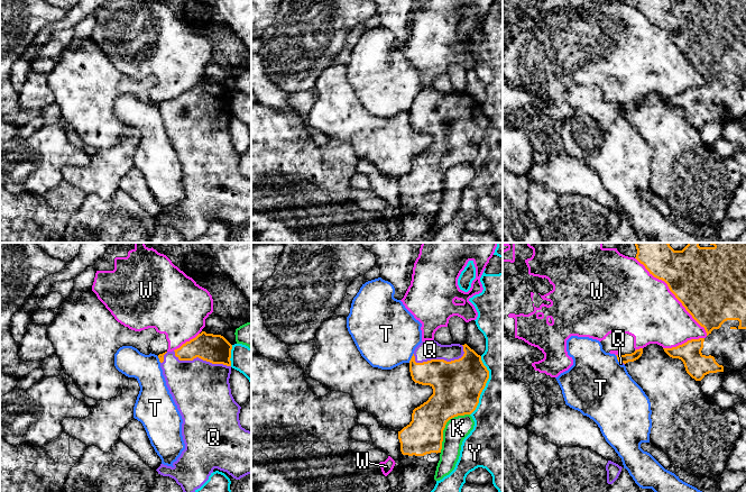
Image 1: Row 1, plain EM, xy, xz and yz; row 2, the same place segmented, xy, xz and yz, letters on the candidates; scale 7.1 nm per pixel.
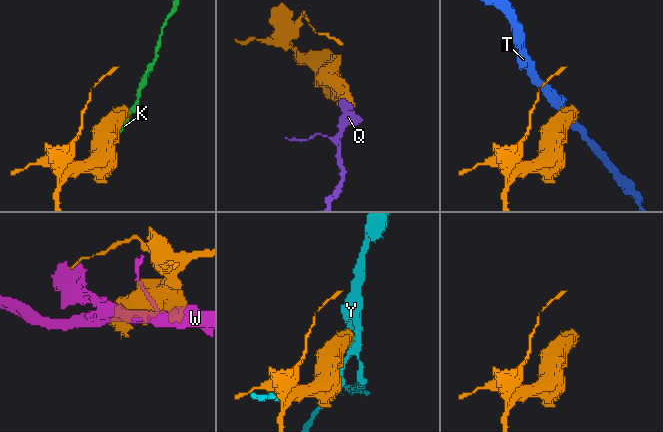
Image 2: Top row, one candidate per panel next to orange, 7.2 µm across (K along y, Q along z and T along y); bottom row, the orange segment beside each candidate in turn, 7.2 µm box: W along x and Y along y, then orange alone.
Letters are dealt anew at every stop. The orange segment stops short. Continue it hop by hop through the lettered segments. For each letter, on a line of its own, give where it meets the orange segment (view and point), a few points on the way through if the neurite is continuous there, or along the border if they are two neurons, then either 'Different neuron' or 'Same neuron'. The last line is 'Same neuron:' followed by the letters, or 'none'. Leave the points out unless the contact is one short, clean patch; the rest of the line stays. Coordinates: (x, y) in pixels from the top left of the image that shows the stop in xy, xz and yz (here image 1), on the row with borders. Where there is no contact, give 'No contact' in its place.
K: Touches orange at xz (444, 426). Different neuron
Q: Touches orange at xz (436, 360). Same neuron
T: Touches orange at xz (412, 357). Boundary: xz (413, 353), (408, 362). Different neuron
W: Touches orange at yz (673, 293). Different neuron
Y: Touches orange at xz (485, 385). Different neuron
Same neuron: Q

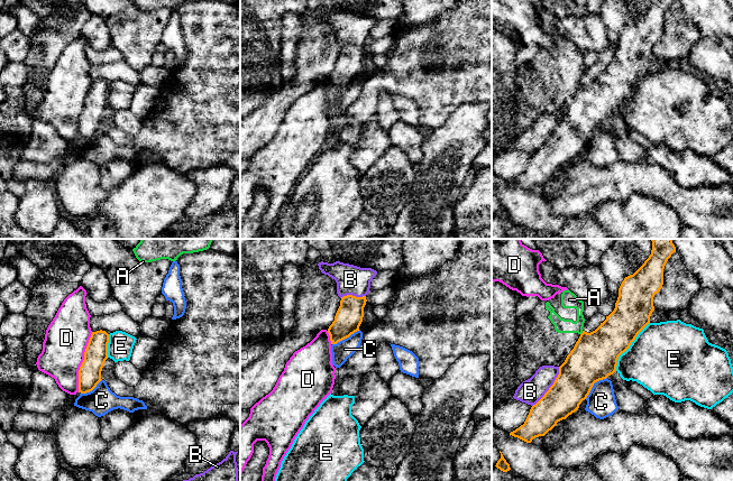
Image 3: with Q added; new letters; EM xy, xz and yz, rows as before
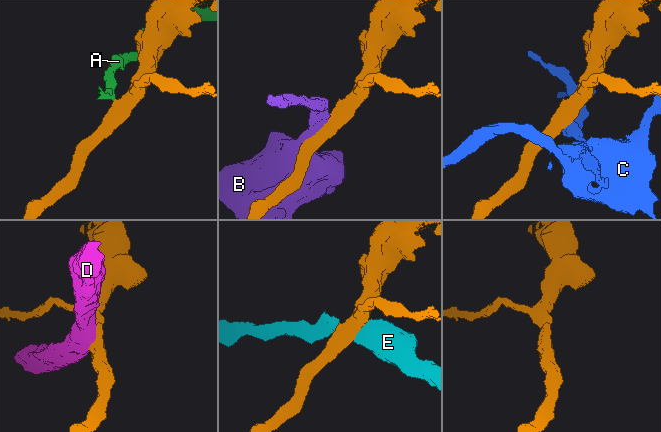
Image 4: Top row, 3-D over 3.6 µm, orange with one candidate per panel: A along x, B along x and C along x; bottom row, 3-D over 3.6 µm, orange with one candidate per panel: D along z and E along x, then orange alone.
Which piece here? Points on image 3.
A: Touches orange at yz (582, 333). Boundary: yz (583, 331), (580, 334). Different neuron
B: Touches orange at yz (550, 387). Different neuron
C: Touches orange at yz (593, 385). Boundary: yz (606, 377), (597, 380), (585, 398). Different neuron
D: Touches orange at xy (82, 362). Different neuron
E: Touches orange at yz (629, 347). Different neuron
Same neuron: none

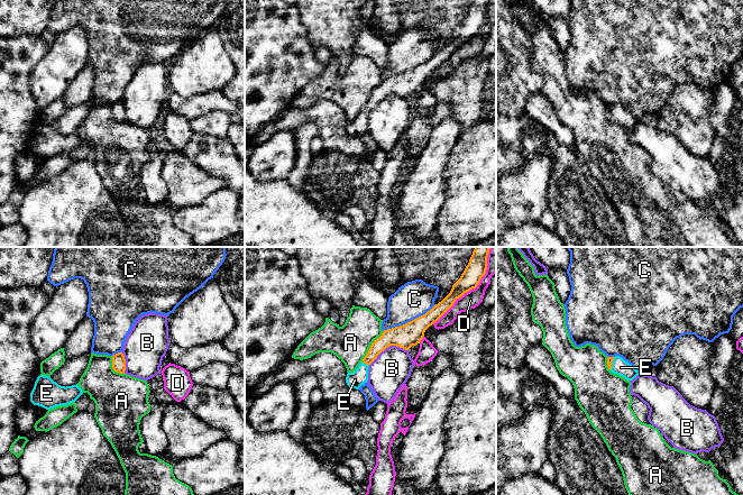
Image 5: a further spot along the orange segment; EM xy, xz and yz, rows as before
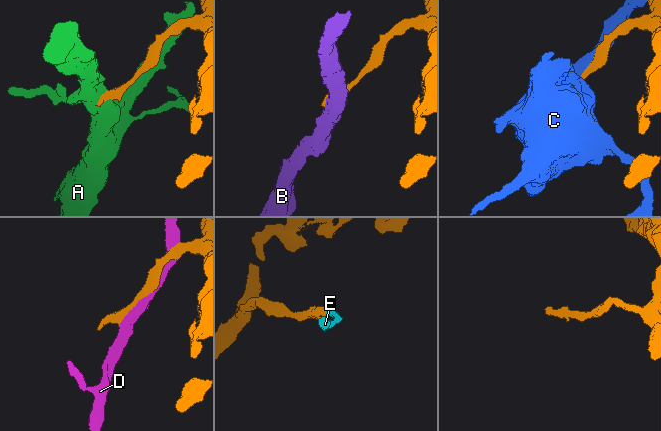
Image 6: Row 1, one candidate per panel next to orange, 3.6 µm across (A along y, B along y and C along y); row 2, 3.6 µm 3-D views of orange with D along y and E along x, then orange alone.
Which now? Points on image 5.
A: Touches orange at xz (370, 346). Different neuron
B: Touches orange at xz (387, 347). Boundary: xz (407, 349), (388, 346), (369, 365). Different neuron
C: Touches orange at xz (410, 321). Different neuron
D: Touches orange at xz (473, 287). Different neuron
E: Touches orange at xz (365, 363). Path across: xz (388, 337), (365, 363), (361, 373), (355, 379). Same neuron
Same neuron: E

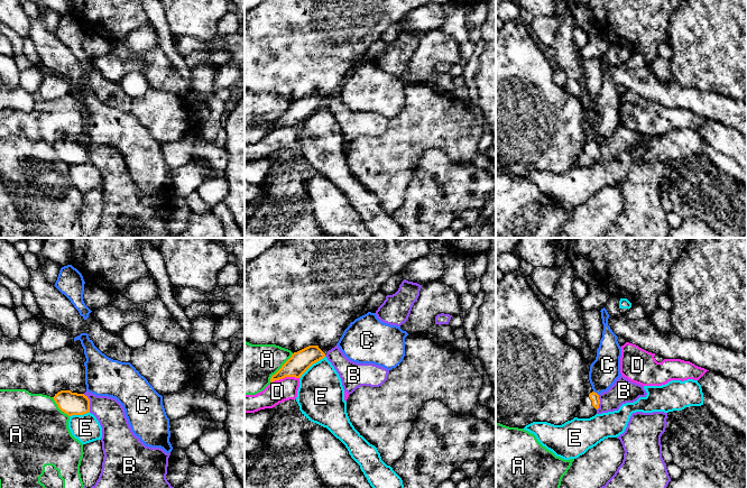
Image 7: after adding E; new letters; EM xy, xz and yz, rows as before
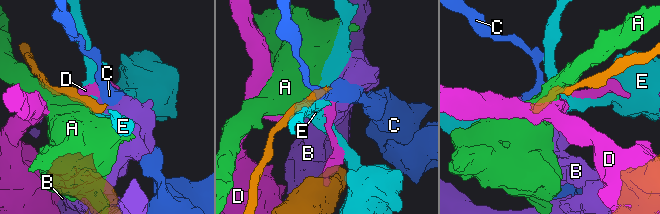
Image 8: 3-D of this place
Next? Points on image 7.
A: Touches orange at xz (280, 368). Different neuron
B: Touches orange at xy (89, 403). Different neuron
C: Touches orange at yz (596, 393). Boundary: yz (593, 390), (598, 395). Different neuron
D: Touches orange at xz (284, 377). Different neuron
E: Touches orange at xz (311, 365). Boundary: xz (324, 356), (315, 361), (300, 378). Different neuron
Same neuron: none

